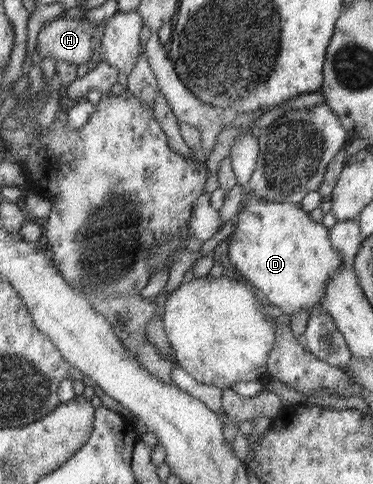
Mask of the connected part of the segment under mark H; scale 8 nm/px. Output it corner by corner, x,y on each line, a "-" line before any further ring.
56,18
50,23
45,23
38,32
37,50
42,58
51,57
56,62
66,61
80,66
90,62
93,51
102,51
102,45
96,47
91,43
92,33
96,25
88,20

